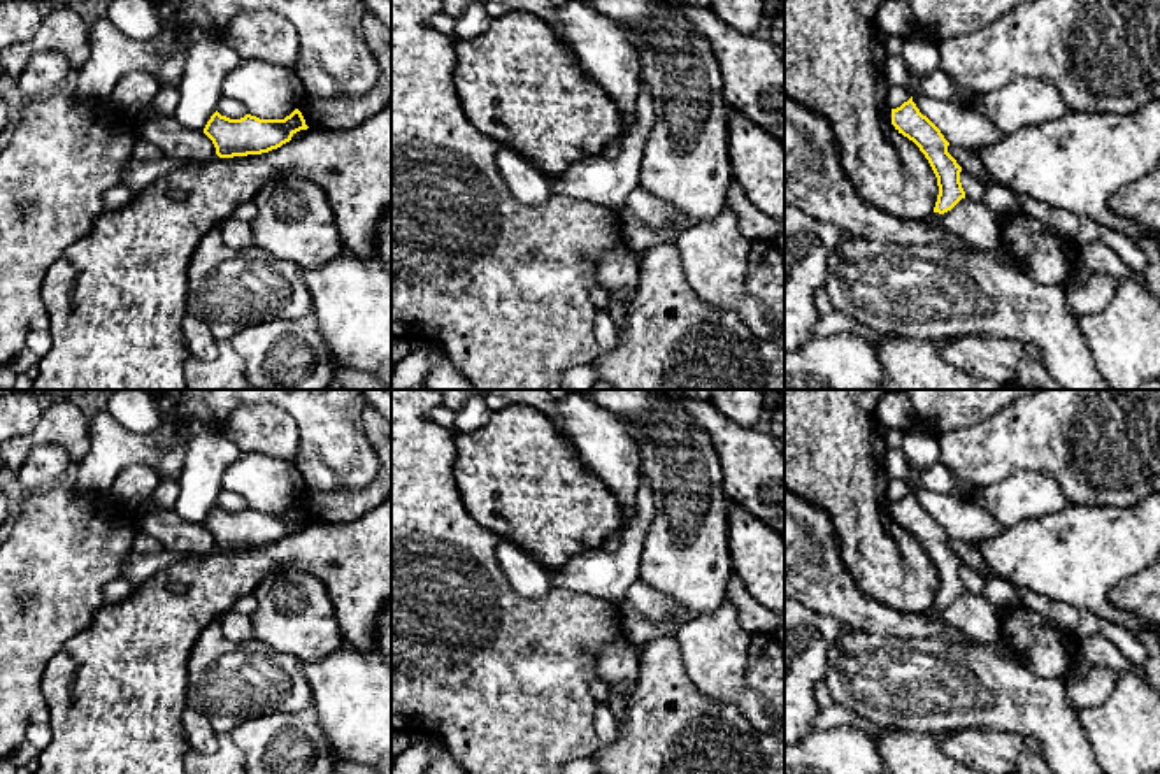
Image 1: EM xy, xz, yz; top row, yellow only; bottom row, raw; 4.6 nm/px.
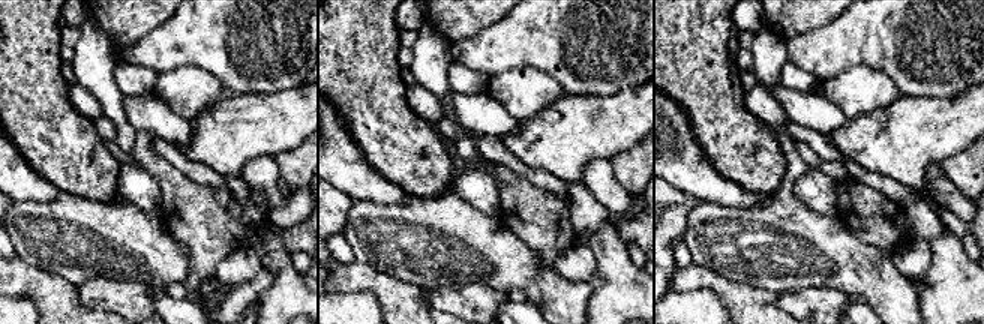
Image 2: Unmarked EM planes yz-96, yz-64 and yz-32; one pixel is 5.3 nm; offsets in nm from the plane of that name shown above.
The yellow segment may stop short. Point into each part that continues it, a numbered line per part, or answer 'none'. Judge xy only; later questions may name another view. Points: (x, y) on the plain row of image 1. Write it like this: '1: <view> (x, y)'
none

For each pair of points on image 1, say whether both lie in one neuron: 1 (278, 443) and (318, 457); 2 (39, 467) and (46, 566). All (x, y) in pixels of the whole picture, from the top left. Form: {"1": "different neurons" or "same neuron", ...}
{"1": "different neurons", "2": "different neurons"}

